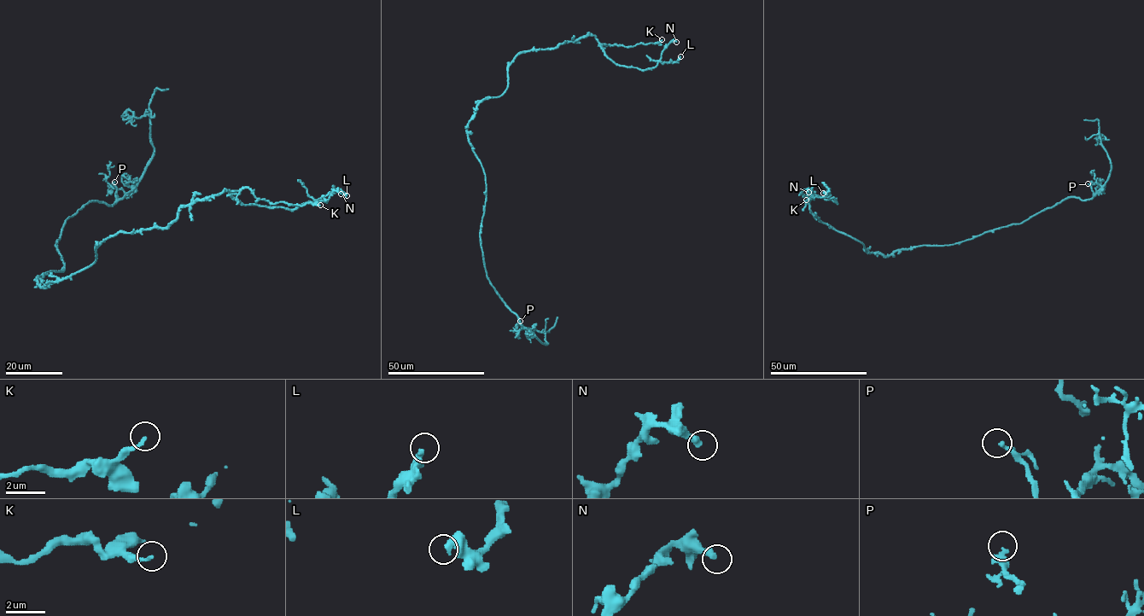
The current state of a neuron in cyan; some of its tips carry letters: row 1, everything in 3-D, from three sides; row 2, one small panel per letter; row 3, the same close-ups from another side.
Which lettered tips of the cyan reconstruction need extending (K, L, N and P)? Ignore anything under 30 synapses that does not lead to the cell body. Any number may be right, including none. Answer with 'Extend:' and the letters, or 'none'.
Extend: none

